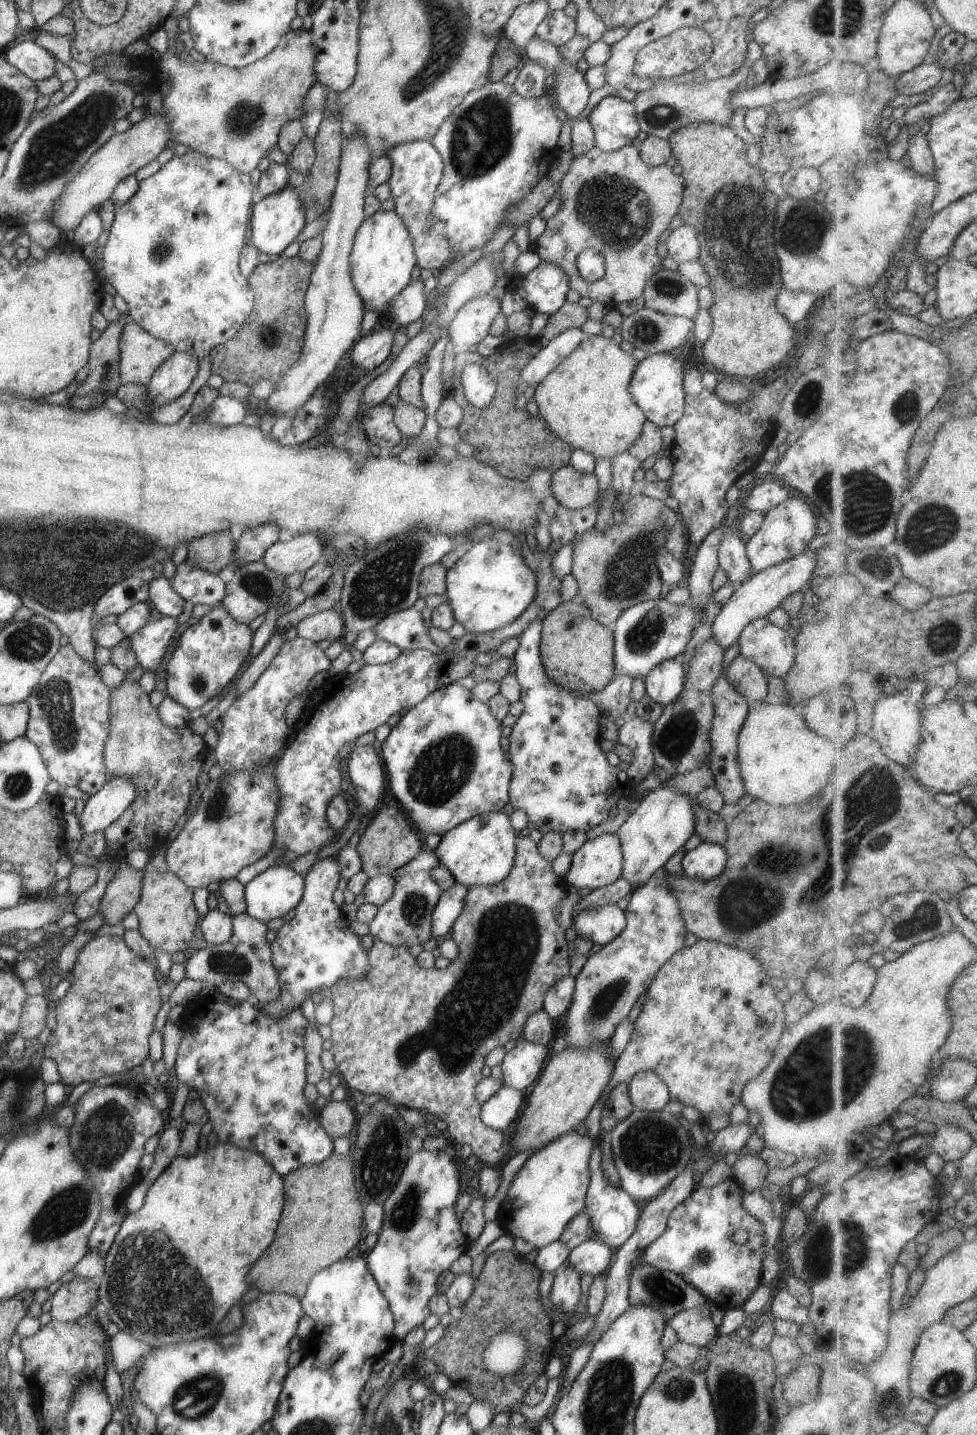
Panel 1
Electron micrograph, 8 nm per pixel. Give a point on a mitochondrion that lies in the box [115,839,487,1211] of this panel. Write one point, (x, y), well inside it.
(380, 1157)

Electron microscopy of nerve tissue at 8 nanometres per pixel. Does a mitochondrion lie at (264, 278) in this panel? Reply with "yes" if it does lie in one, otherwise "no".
no

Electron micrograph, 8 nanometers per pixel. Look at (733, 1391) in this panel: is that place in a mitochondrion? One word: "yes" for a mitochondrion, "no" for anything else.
yes

